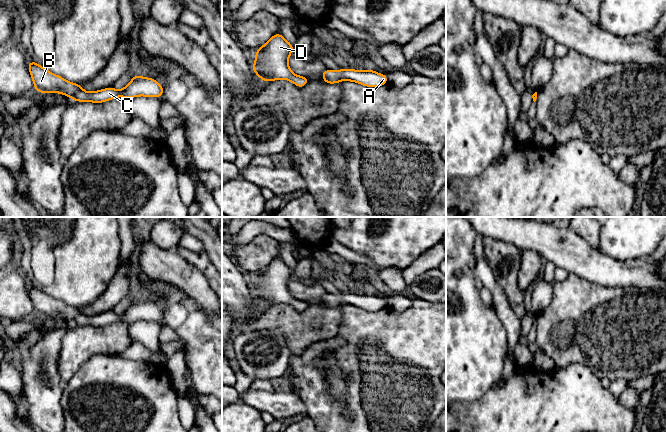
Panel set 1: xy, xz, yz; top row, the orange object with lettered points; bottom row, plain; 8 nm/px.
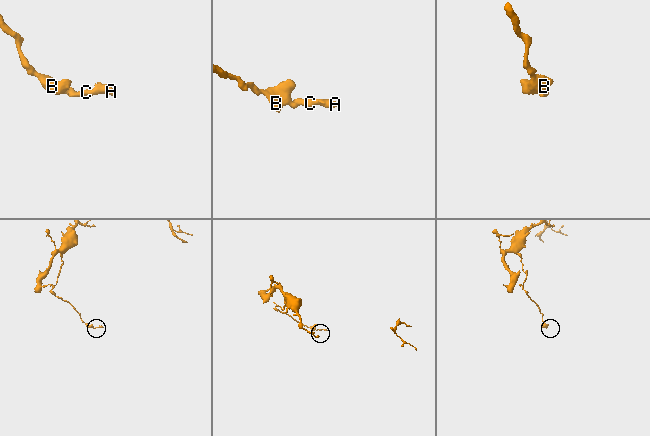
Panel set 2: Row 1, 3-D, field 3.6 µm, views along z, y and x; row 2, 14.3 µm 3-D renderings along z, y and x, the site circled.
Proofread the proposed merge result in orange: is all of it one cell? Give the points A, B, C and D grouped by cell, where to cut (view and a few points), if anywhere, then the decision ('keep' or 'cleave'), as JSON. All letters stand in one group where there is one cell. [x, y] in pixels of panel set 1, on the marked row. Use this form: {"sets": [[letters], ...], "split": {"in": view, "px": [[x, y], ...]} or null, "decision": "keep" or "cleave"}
{"sets": [["A", "B", "C", "D"]], "split": null, "decision": "keep"}

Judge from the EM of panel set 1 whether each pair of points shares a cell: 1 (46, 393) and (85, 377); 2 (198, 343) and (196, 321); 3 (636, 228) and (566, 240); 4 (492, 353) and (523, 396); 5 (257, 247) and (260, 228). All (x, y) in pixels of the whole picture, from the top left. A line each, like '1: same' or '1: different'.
1: different
2: same
3: different
4: different
5: different

